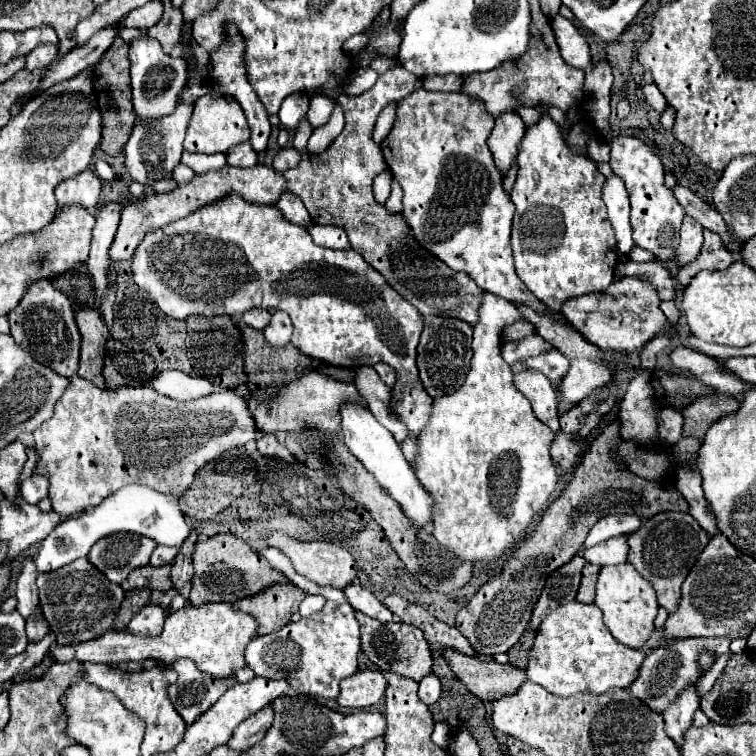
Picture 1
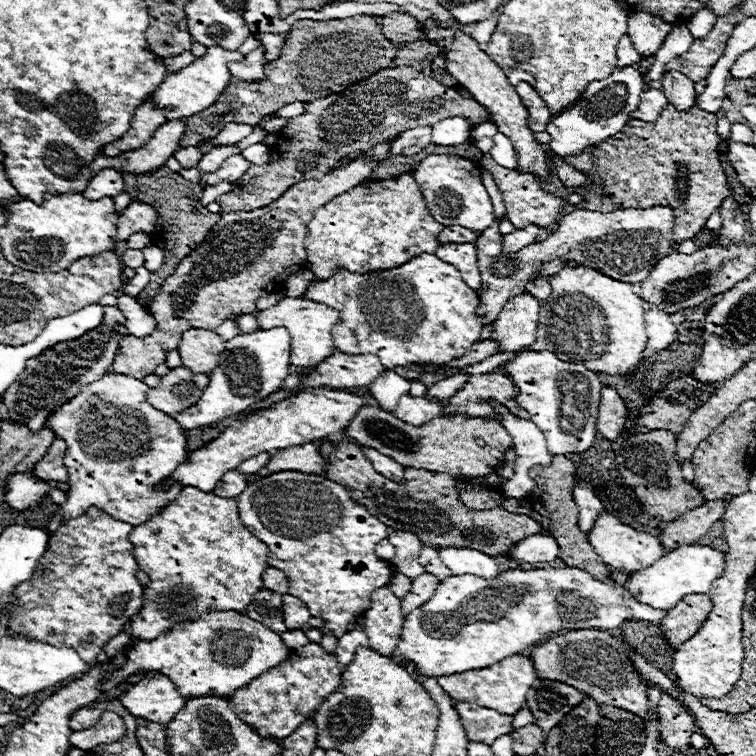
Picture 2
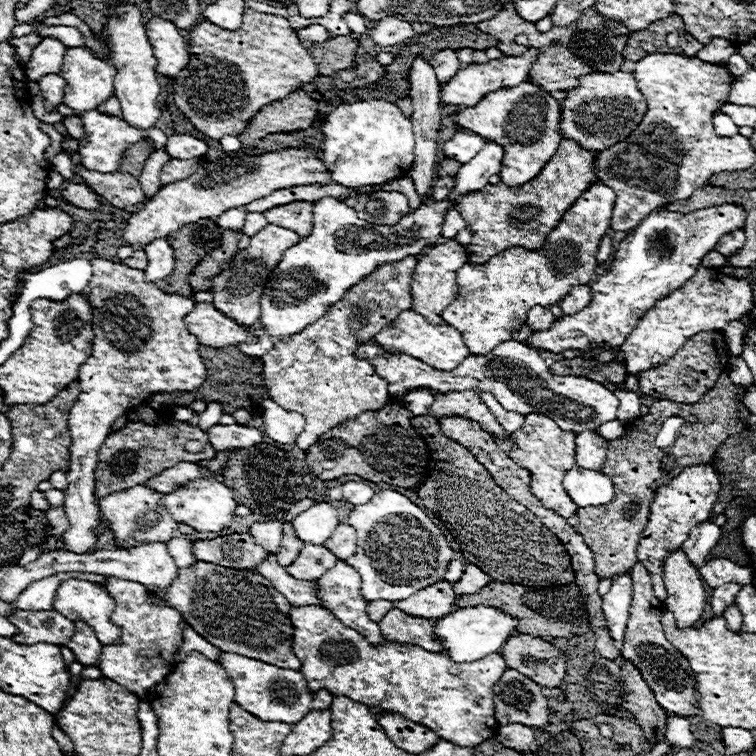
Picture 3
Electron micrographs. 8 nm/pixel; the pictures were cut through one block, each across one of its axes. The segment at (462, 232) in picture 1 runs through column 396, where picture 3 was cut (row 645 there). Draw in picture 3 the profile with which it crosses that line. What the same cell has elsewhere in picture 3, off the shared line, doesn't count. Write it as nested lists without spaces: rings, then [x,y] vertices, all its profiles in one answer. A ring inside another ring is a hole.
[[[106,576],[106,582],[102,586],[110,594],[110,598],[114,598],[116,602],[116,608],[110,620],[122,630],[122,636],[120,636],[120,644],[102,646],[98,668],[104,678],[124,686],[126,690],[136,694],[140,700],[146,700],[148,690],[164,682],[164,678],[176,666],[174,656],[176,656],[176,650],[182,646],[182,640],[184,640],[182,632],[184,632],[186,620],[178,610],[174,610],[168,604],[152,604],[148,600],[148,588],[138,582]]]

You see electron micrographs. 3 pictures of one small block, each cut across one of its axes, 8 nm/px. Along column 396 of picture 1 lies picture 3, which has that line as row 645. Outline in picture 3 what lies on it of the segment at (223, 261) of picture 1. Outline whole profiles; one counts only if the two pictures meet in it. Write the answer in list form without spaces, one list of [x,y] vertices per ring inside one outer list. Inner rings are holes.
[[[302,606],[302,608],[292,608],[290,610],[290,620],[294,622],[294,652],[298,654],[298,660],[302,662],[302,674],[306,674],[306,682],[310,686],[310,690],[328,690],[330,694],[334,696],[348,696],[348,698],[354,698],[356,702],[362,702],[366,706],[376,706],[380,708],[382,712],[388,712],[388,714],[402,714],[404,718],[416,722],[416,724],[422,724],[422,726],[428,726],[432,732],[436,732],[442,740],[450,740],[452,744],[458,744],[458,746],[468,746],[468,748],[476,748],[480,742],[484,740],[490,740],[496,736],[496,730],[498,730],[498,722],[494,718],[494,692],[492,692],[492,686],[498,682],[498,678],[506,672],[506,662],[504,662],[504,656],[502,654],[490,654],[482,660],[474,660],[474,662],[452,662],[450,656],[440,650],[440,652],[428,652],[420,646],[414,646],[414,644],[406,644],[406,642],[390,642],[390,640],[384,640],[384,644],[380,646],[372,646],[366,638],[362,638],[362,634],[358,634],[356,630],[350,630],[348,626],[344,626],[338,618],[334,618],[334,614],[326,608],[320,608],[320,606]]]

